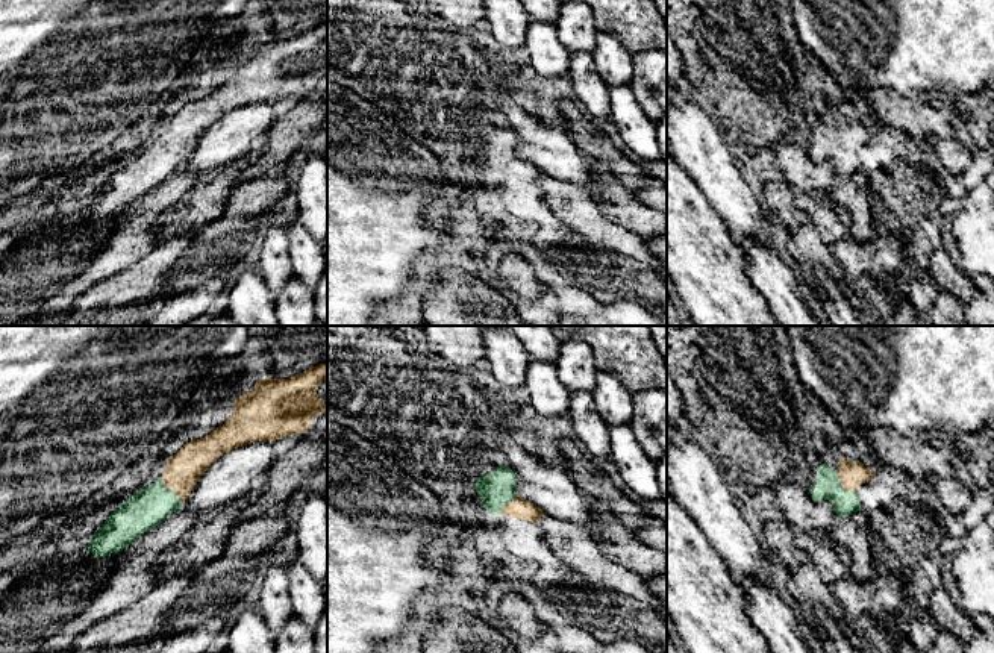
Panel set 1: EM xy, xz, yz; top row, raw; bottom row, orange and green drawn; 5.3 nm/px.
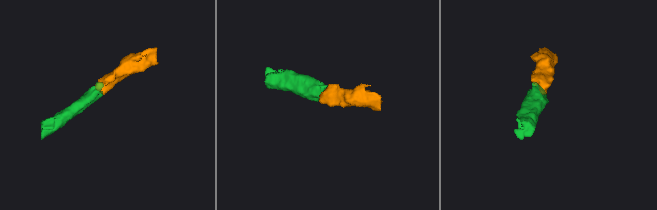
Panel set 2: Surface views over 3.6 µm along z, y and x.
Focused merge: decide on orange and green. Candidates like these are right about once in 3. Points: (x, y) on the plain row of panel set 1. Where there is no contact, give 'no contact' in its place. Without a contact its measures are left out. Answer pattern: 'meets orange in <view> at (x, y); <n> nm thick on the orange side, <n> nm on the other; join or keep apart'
meets orange in xy at (170, 149); 190 nm thick on the orange side, 200 nm on the other; join

